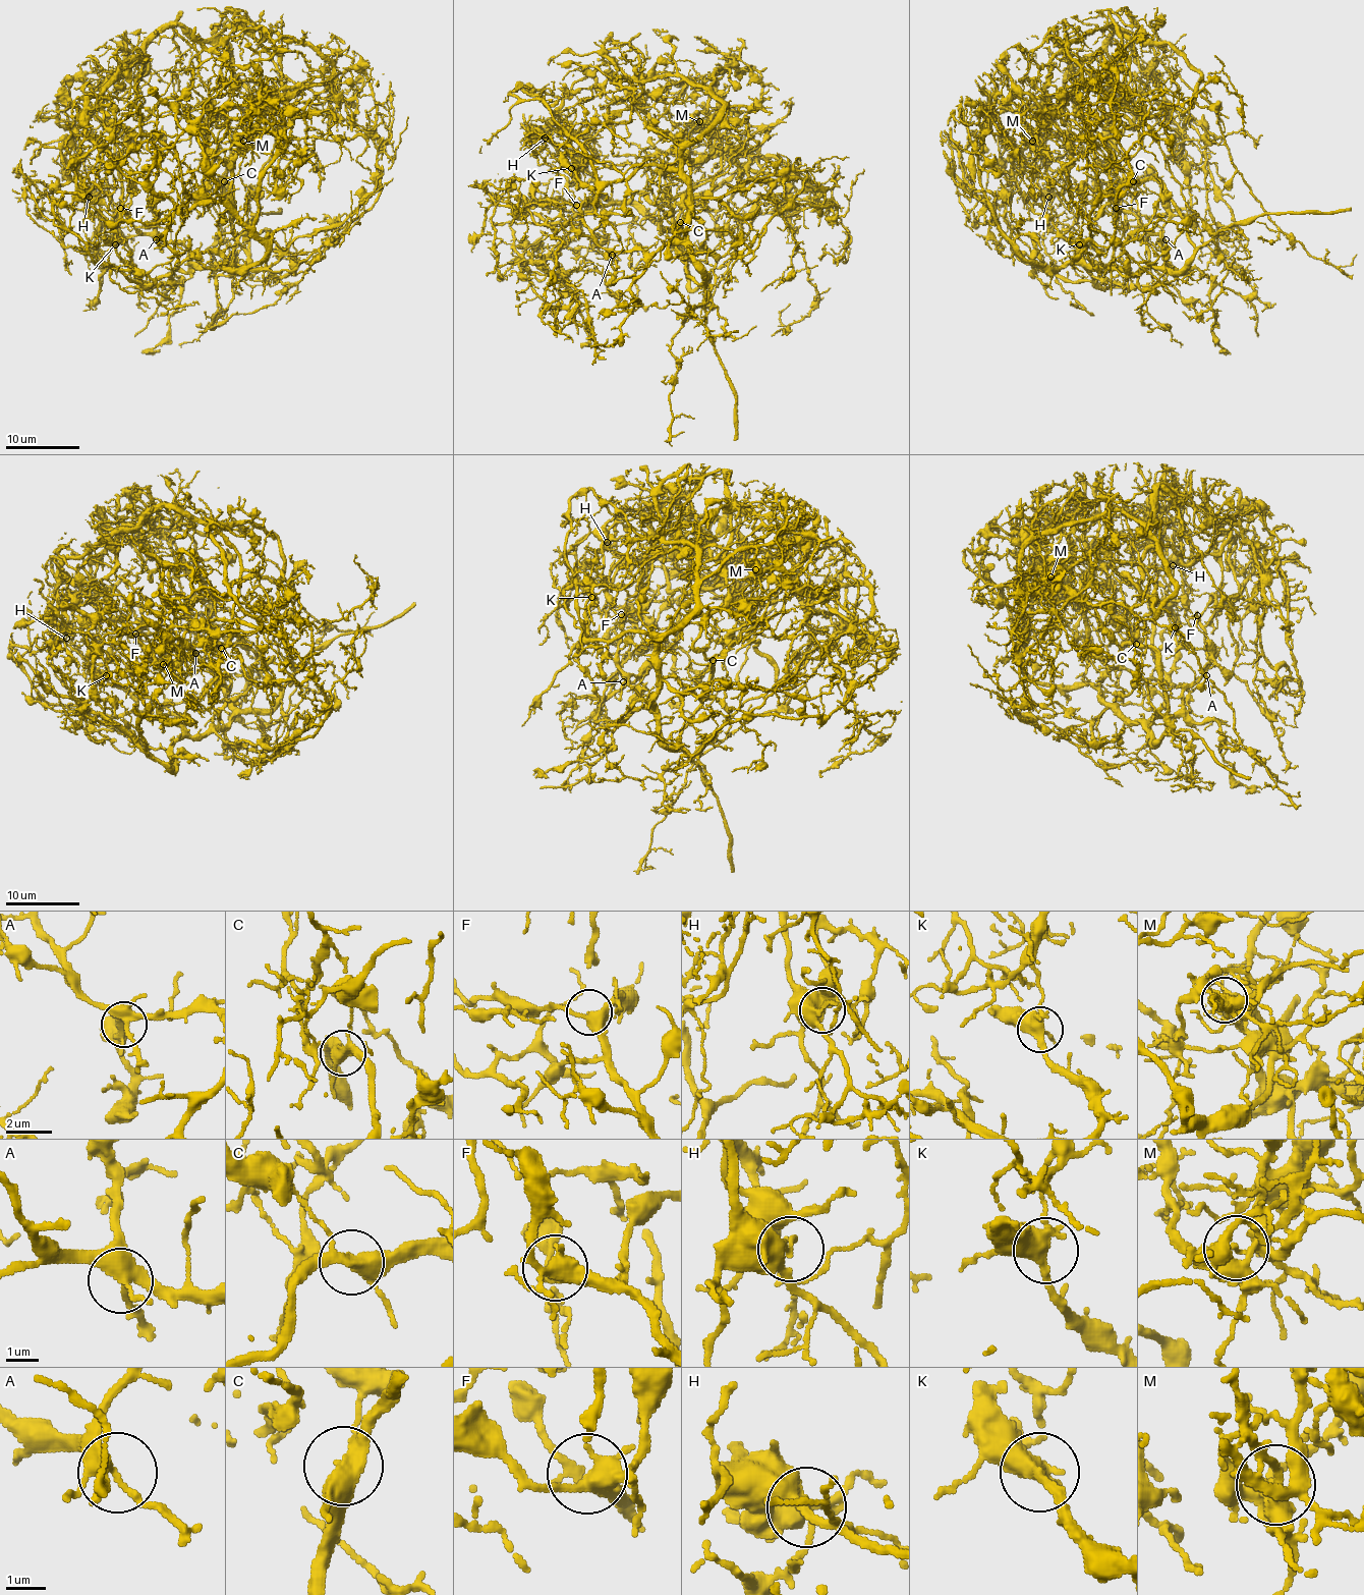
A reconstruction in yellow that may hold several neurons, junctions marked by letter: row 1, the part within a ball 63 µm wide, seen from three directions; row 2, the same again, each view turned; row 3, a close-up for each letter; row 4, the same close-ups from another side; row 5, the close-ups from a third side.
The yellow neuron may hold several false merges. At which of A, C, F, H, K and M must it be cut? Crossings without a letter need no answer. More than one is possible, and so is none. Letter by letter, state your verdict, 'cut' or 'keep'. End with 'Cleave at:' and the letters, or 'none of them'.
A: keep
C: cut
F: keep
H: cut
K: cut
M: cut
Cleave at: C, H, K, M

